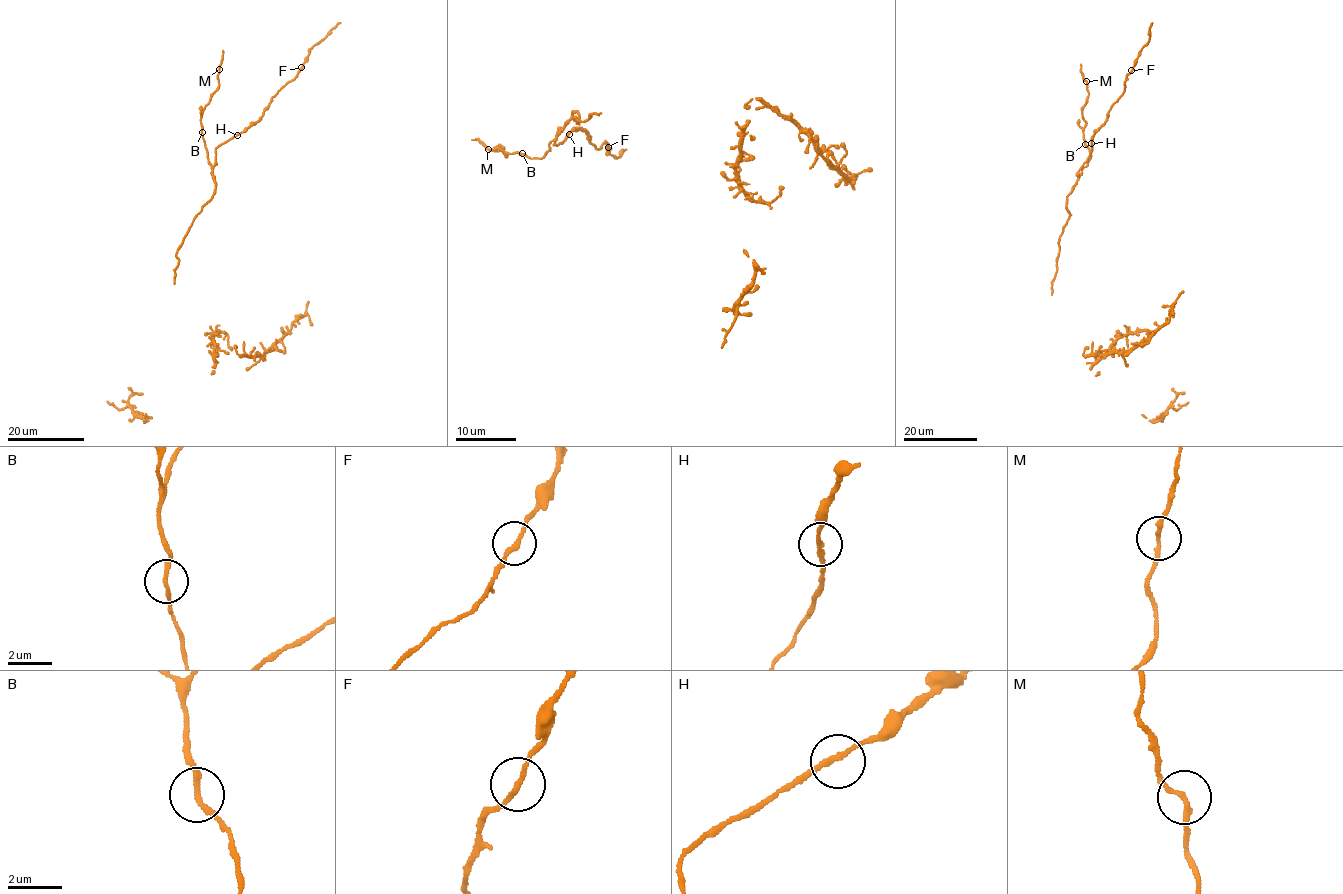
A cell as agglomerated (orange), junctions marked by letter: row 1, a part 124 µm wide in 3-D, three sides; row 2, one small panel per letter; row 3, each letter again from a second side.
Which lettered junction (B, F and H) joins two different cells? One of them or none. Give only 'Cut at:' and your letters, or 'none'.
Cut at: none

